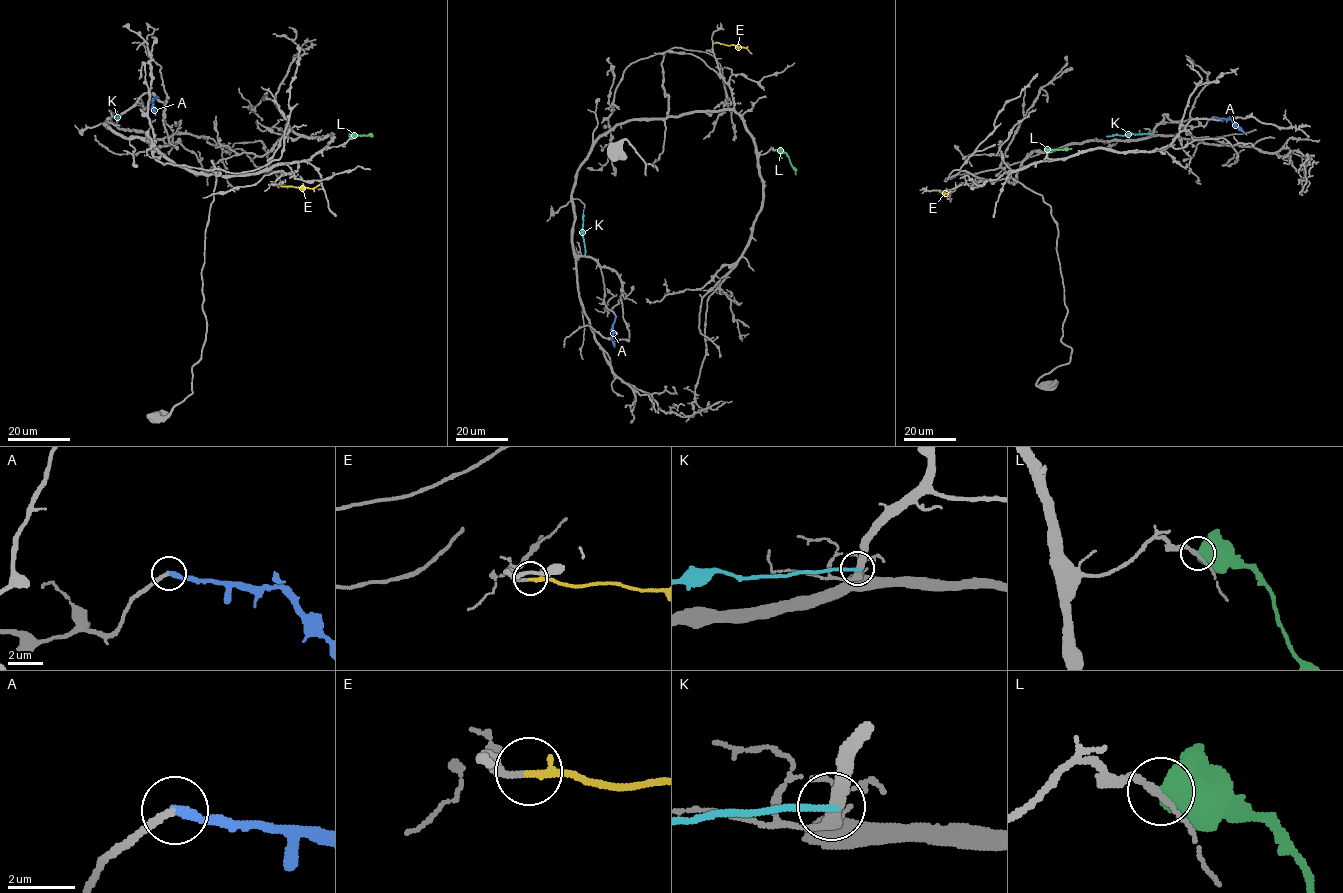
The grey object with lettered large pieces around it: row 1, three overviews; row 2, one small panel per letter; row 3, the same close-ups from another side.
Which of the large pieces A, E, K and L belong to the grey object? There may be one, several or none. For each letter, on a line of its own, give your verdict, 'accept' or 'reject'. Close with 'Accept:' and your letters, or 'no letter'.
A: reject
E: accept
K: reject
L: reject
Accept: E

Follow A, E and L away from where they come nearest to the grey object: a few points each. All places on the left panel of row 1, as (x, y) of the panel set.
A: (156, 96), (153, 98), (155, 115)
E: (275, 185), (312, 188), (319, 184)
L: (350, 136), (372, 134)

